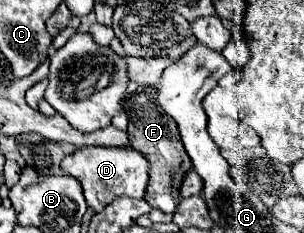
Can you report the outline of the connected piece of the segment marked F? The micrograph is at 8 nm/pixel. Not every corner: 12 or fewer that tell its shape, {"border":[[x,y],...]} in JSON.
{"border":[[157,88],[123,100],[131,146],[151,162],[145,200],[173,214],[191,170]]}

